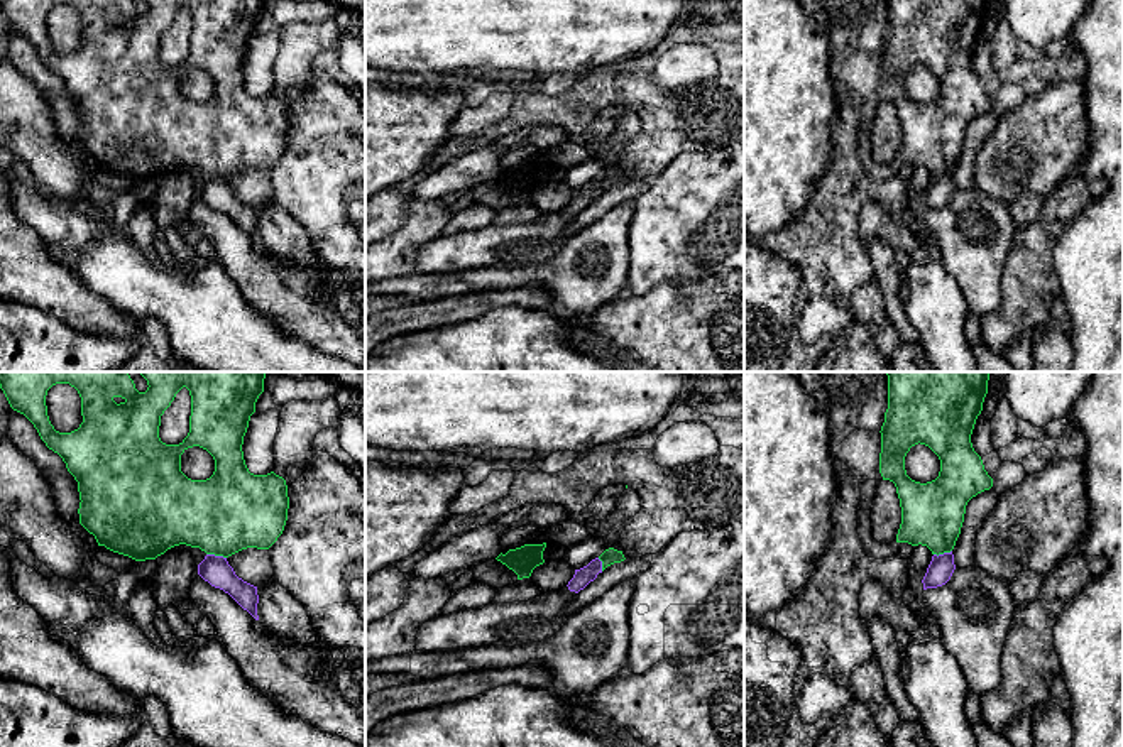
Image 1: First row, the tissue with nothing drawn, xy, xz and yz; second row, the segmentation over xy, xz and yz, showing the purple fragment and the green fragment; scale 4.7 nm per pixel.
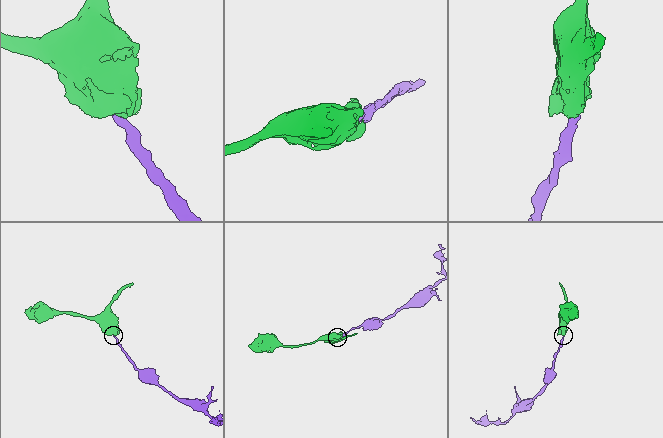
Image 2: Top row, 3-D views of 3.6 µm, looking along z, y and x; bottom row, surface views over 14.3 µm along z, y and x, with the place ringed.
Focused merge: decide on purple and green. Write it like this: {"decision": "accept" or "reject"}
{"decision": "reject"}

